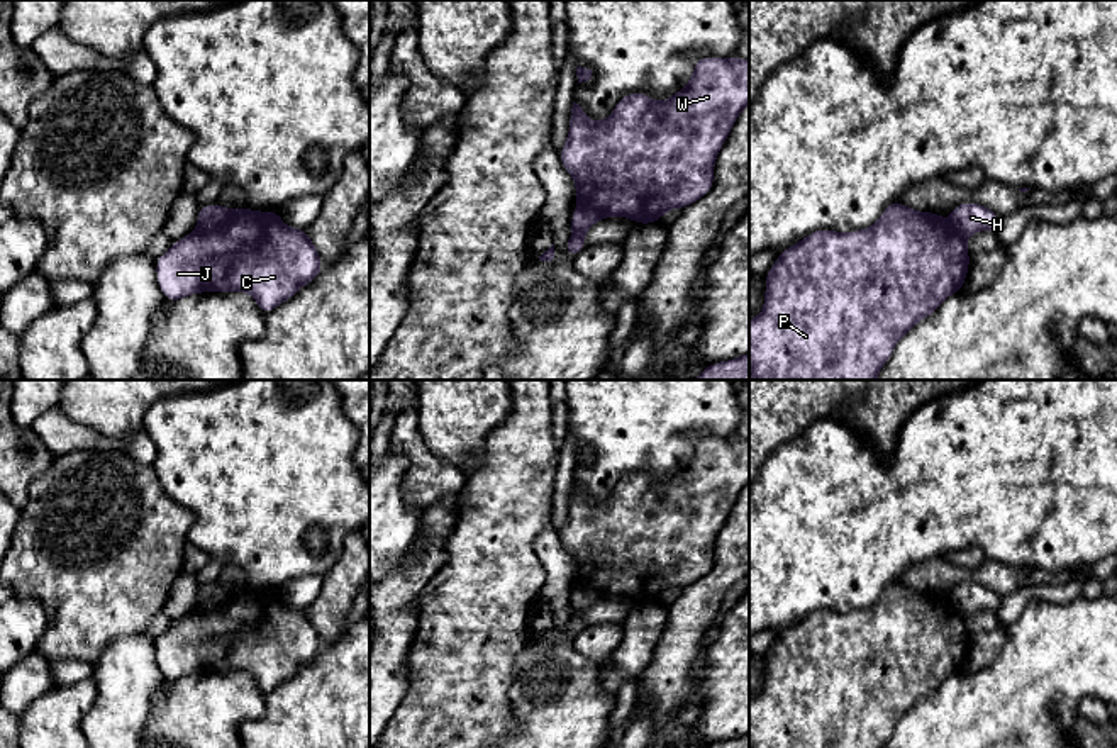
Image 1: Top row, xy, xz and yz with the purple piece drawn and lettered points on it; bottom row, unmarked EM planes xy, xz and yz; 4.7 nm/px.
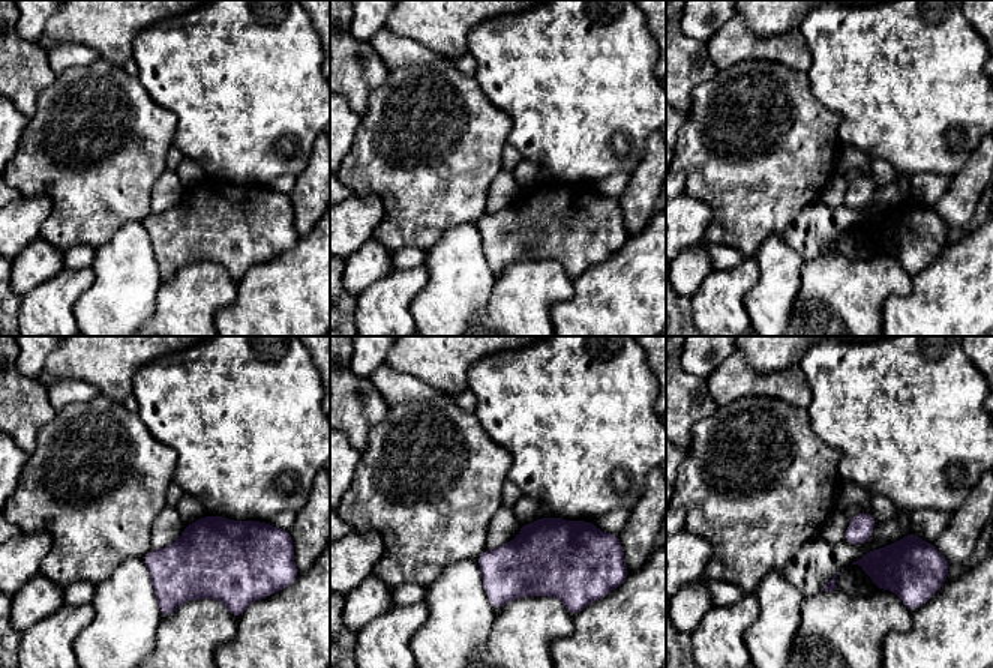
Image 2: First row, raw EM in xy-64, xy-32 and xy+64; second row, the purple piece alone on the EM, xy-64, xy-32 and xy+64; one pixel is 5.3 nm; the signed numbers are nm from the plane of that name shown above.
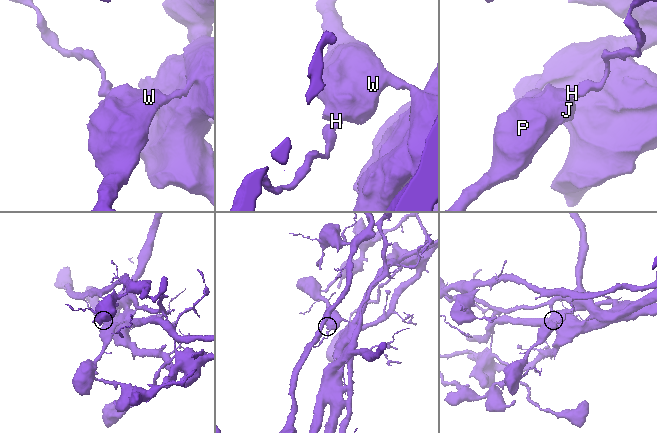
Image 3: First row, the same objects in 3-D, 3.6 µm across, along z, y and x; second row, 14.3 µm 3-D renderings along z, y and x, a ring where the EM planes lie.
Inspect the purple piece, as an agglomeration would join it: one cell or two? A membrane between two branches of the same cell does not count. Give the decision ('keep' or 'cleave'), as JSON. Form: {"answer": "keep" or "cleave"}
{"answer": "cleave"}

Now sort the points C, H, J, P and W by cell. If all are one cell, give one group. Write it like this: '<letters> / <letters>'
C J P W / H

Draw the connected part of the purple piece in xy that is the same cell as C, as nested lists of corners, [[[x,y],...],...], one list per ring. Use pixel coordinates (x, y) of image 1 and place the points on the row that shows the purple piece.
[[[229,210],[215,229],[193,231],[156,260],[161,293],[169,302],[202,292],[247,292],[266,315],[314,282],[324,263],[307,229],[292,229],[276,210]]]

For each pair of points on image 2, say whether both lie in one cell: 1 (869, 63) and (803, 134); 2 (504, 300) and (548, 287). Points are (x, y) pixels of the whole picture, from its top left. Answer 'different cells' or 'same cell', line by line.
1: different cells
2: same cell

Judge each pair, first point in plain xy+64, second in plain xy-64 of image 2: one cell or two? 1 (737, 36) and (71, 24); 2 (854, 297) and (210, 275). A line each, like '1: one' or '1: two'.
1: two
2: one

